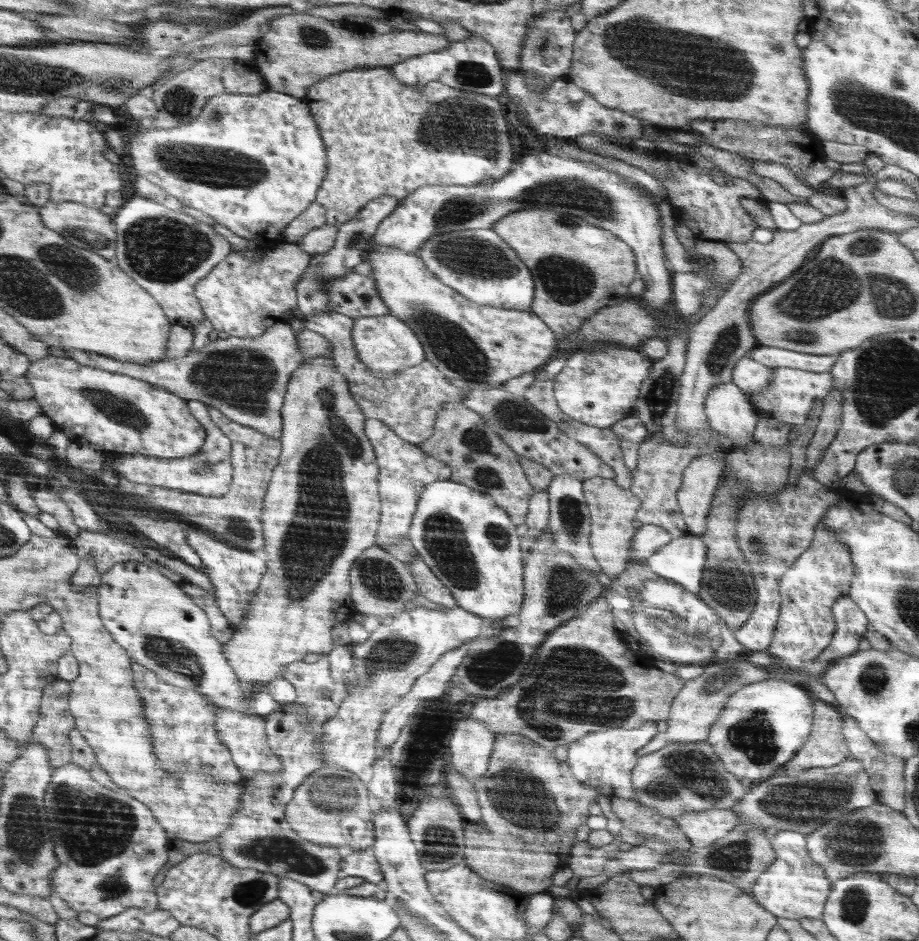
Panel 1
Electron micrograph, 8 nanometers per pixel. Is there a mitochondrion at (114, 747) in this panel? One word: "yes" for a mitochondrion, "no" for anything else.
no

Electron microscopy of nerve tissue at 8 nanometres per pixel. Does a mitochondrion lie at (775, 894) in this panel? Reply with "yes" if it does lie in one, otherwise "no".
no

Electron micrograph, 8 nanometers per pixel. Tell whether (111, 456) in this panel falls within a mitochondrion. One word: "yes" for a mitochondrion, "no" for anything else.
no

